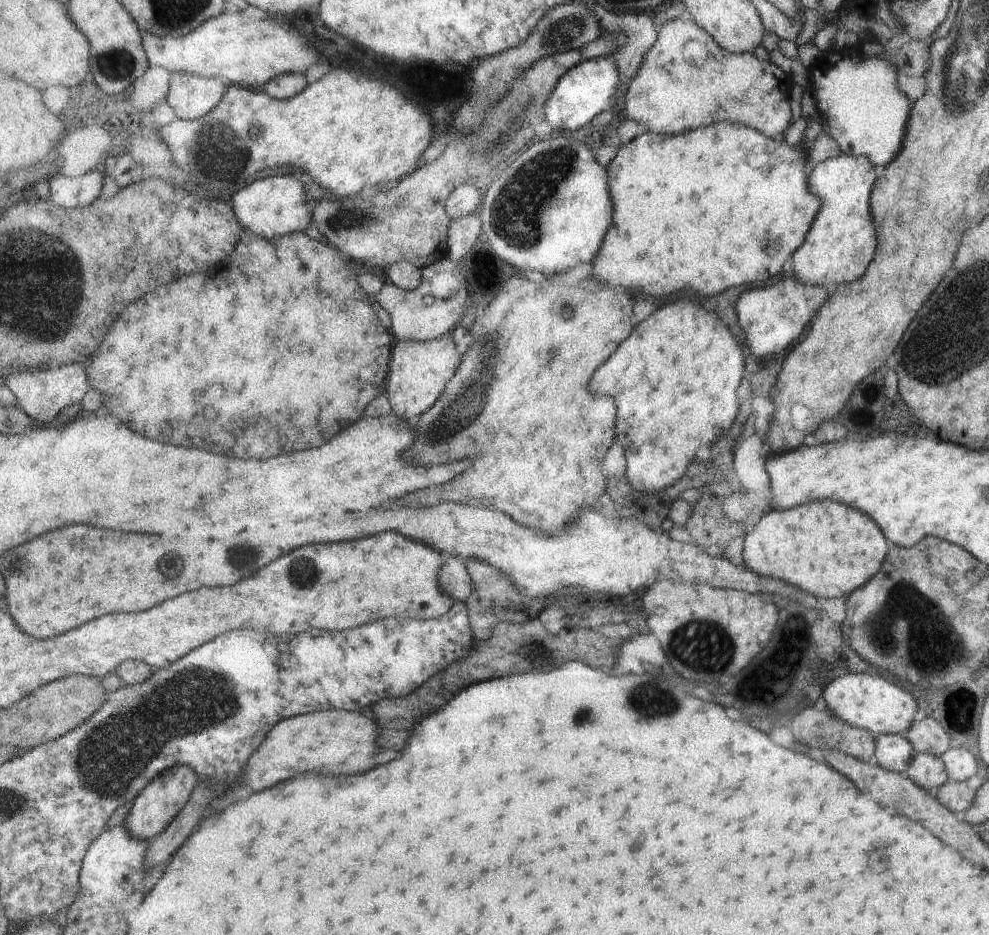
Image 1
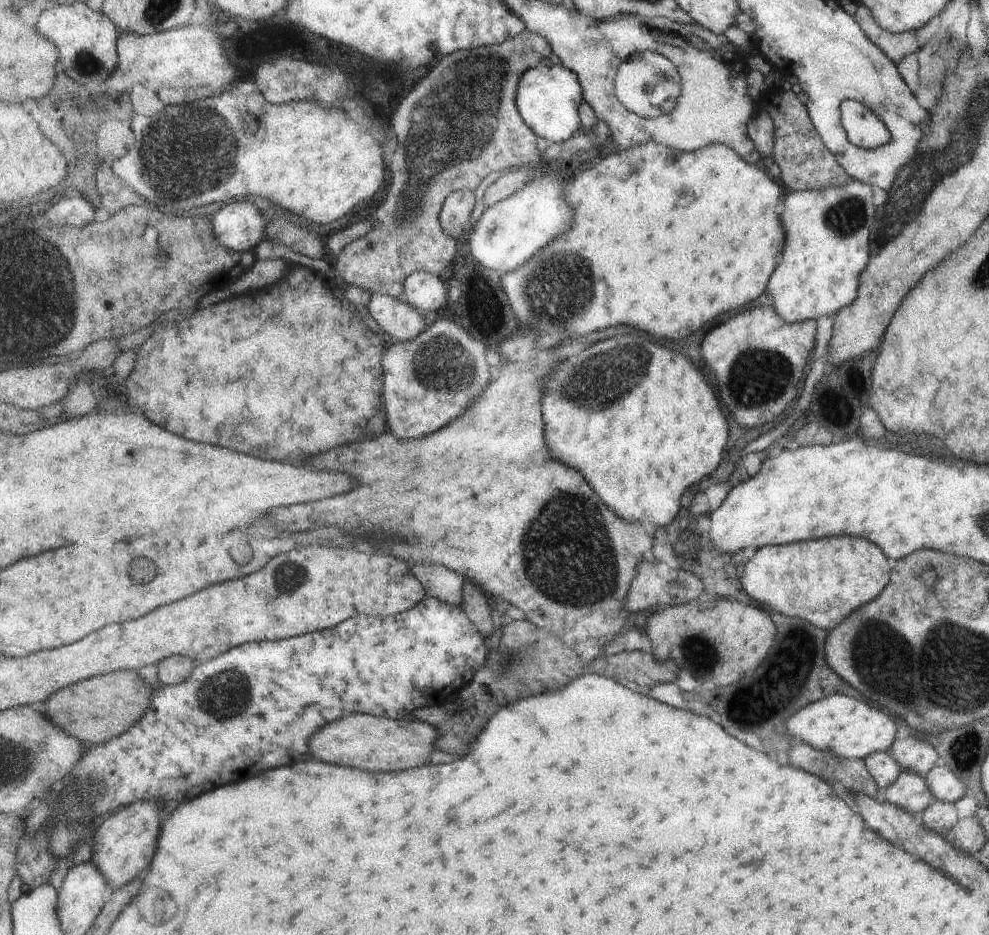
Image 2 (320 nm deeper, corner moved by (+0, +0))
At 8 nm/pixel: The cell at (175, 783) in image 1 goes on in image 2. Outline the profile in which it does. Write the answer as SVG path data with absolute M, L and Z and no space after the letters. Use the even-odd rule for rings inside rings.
M139 801L106 816L92 835L92 860L105 875L111 890L117 890L147 875L155 861L162 827L157 801Z

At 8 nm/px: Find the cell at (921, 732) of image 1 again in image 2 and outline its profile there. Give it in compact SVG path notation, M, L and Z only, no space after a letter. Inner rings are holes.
M913 736L893 739L887 752L903 771L924 777L935 766L938 758L936 750L927 742L921 742Z

